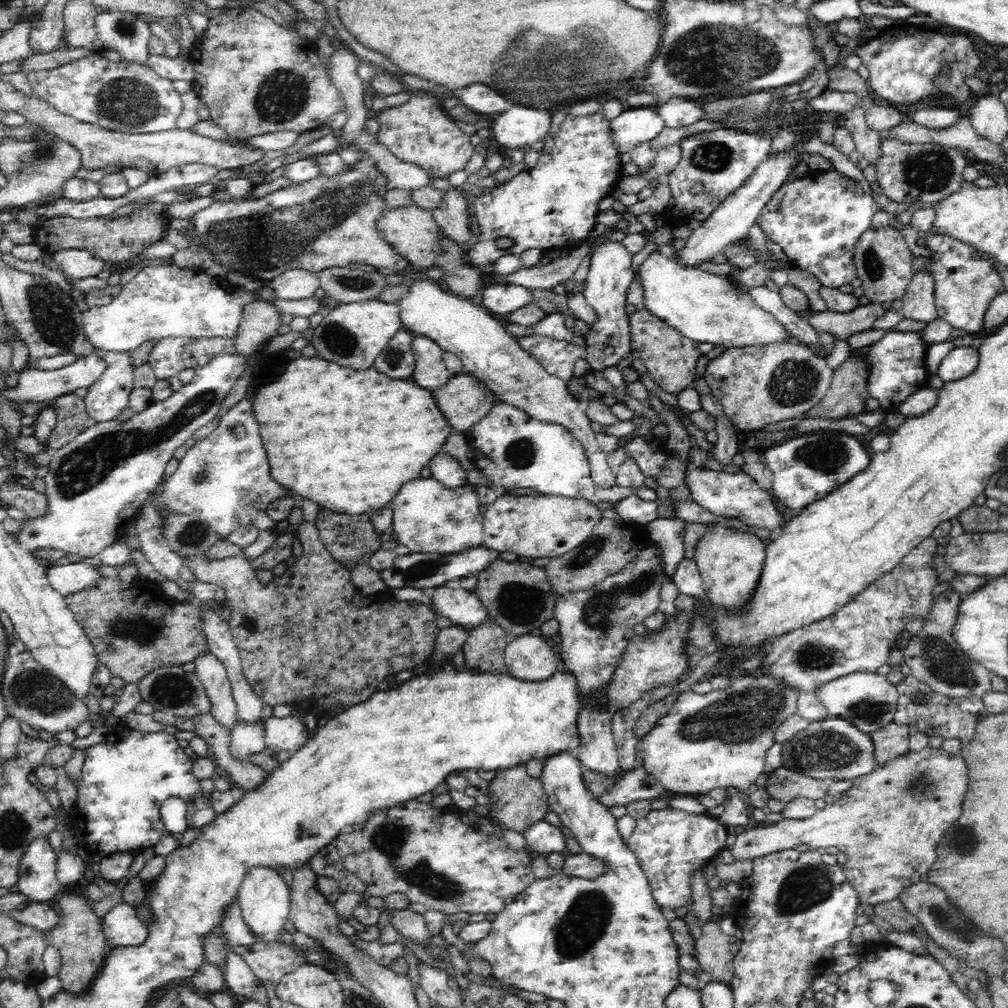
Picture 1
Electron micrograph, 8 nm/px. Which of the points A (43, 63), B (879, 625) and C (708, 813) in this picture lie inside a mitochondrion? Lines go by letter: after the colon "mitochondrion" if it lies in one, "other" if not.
A: other
B: other
C: other

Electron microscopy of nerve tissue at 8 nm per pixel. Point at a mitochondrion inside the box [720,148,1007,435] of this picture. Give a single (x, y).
(794, 382)

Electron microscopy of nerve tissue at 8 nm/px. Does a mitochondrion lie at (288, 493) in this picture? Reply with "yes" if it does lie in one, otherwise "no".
no

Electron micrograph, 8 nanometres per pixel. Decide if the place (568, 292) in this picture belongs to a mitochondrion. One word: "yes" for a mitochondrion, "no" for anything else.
no

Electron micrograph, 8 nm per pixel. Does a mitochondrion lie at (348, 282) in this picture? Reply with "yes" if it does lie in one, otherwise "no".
yes

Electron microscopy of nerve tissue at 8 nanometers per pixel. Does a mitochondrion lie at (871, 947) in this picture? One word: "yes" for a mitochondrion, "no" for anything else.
no

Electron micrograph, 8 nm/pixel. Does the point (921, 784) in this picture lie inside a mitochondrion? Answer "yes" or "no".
yes

